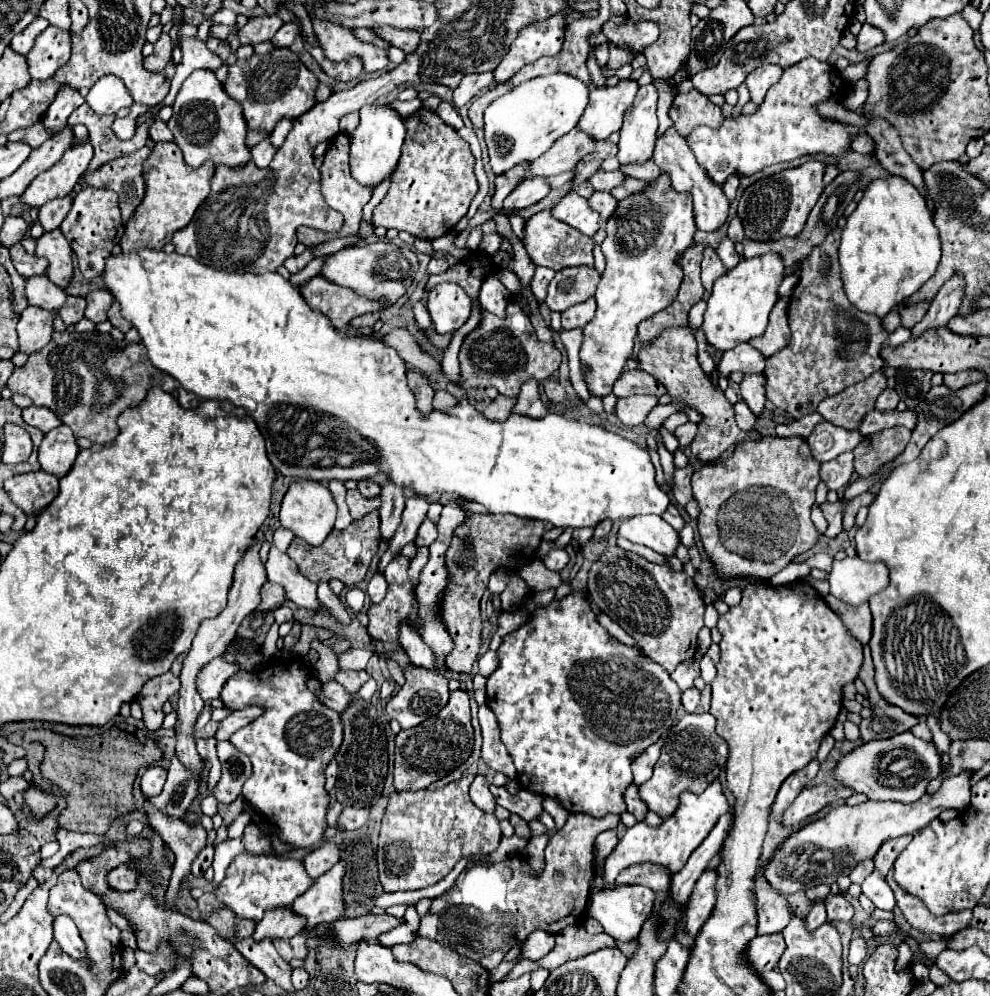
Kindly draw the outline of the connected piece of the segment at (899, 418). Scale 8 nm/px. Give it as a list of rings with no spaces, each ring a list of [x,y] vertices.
[[[869,411],[861,425],[857,427],[857,431],[867,437],[867,435],[873,435],[873,433],[879,433],[887,427],[895,427],[895,425],[905,425],[907,429],[913,429],[915,425],[915,413],[913,411]]]

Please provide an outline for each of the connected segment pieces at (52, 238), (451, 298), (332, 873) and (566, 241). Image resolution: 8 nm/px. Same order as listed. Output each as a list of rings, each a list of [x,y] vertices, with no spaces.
[[[53,229],[43,233],[37,239],[37,257],[45,257],[49,261],[47,275],[53,277],[53,281],[59,287],[67,287],[73,277],[73,249],[61,229]]]
[[[439,283],[429,293],[427,311],[437,333],[453,333],[469,319],[471,299],[459,285]]]
[[[339,861],[325,875],[321,875],[313,887],[305,891],[305,895],[293,901],[293,911],[297,915],[307,917],[305,929],[309,925],[319,925],[325,921],[335,921],[345,917],[345,899],[343,899],[343,877],[347,873],[347,863]]]
[[[543,209],[543,211],[535,213],[525,223],[523,245],[535,265],[551,267],[555,271],[565,269],[565,267],[577,267],[577,265],[593,265],[593,239],[585,237],[581,231],[555,219],[551,215],[551,209]]]

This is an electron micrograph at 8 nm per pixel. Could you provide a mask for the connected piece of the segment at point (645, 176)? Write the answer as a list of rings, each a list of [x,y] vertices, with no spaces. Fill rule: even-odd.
[[[649,159],[647,163],[643,165],[625,165],[621,167],[629,177],[635,177],[635,179],[641,179],[641,181],[653,181],[657,175],[661,175],[661,171],[655,167],[653,159]]]

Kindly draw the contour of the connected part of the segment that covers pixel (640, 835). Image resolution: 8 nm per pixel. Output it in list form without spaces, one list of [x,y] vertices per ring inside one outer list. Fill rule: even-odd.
[[[715,779],[699,795],[691,793],[691,791],[681,793],[679,803],[681,805],[677,807],[677,811],[671,817],[667,817],[659,827],[649,827],[645,823],[635,823],[633,827],[629,827],[625,837],[615,847],[615,851],[605,859],[605,873],[603,873],[603,877],[593,877],[591,879],[591,889],[599,889],[601,891],[603,887],[615,887],[615,879],[617,879],[617,875],[623,869],[627,869],[627,867],[631,867],[635,863],[645,863],[645,861],[663,865],[663,867],[671,869],[671,873],[681,871],[685,867],[689,855],[711,833],[711,829],[719,821],[719,817],[731,809],[727,799],[725,799],[725,795],[723,795],[719,779]]]

